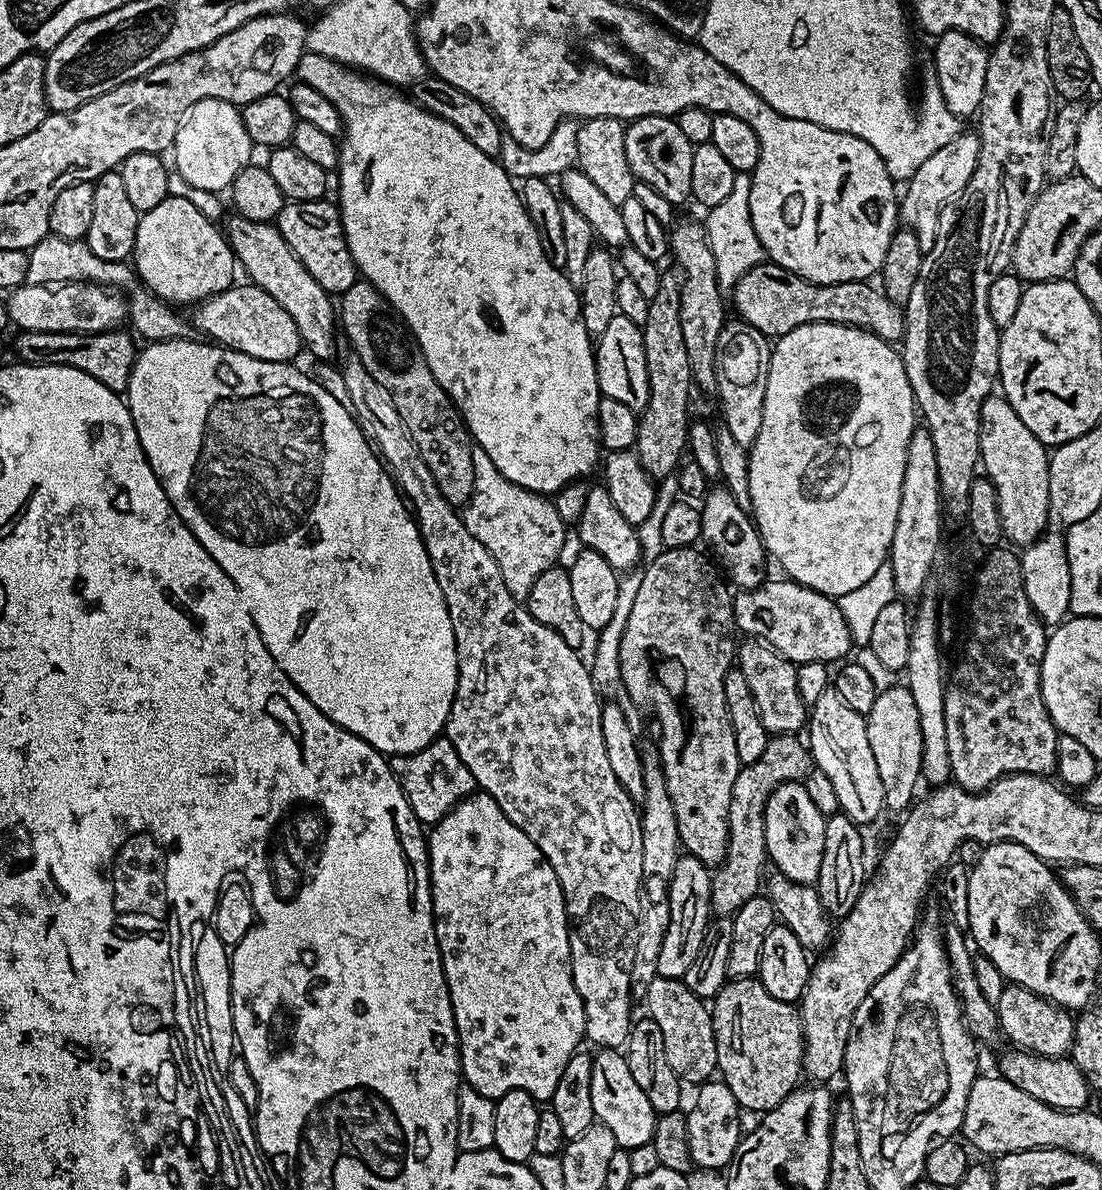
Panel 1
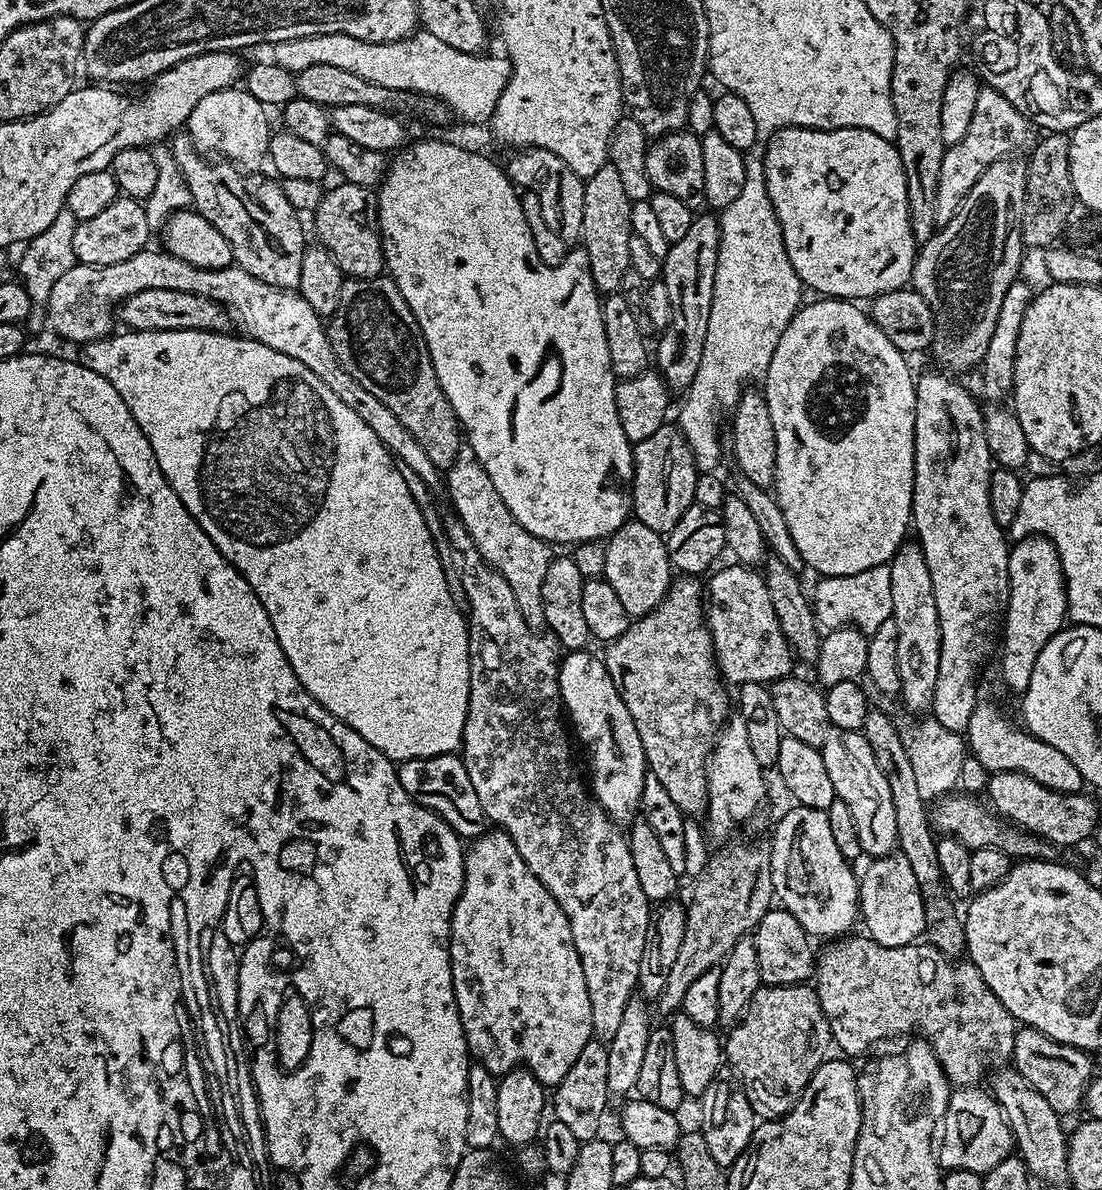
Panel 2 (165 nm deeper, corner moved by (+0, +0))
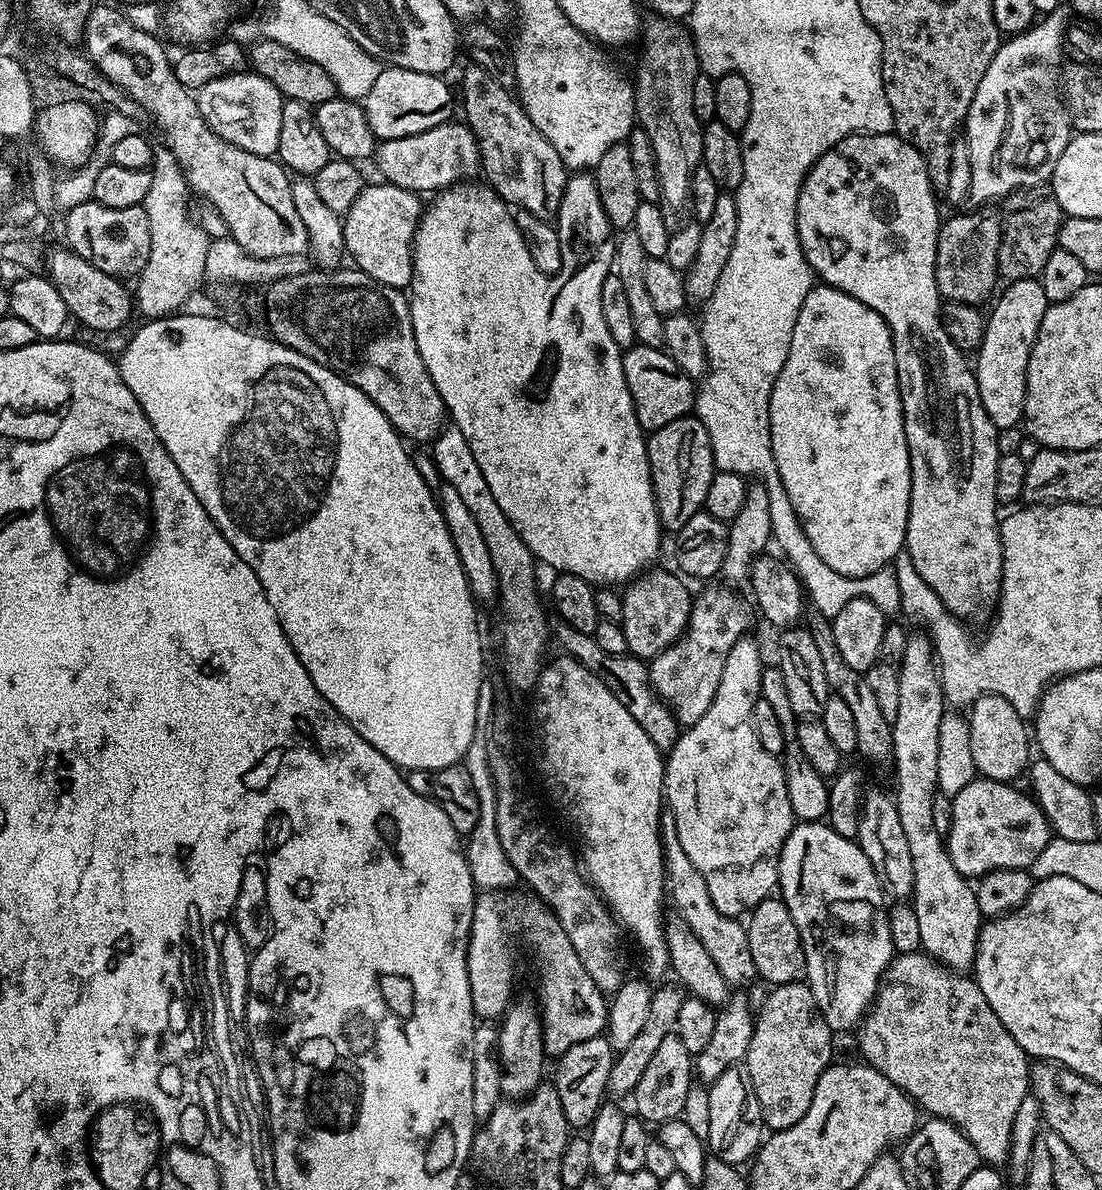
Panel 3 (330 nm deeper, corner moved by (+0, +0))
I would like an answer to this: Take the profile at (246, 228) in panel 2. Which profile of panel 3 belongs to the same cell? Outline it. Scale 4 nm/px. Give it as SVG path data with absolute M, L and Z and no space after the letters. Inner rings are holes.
M97 3L84 27L82 44L100 73L156 119L168 139L167 151L180 163L189 189L205 196L221 214L229 237L260 259L287 261L290 256L305 255L308 234L295 210L293 181L284 165L271 156L250 154L218 135L202 118L197 97L178 82L173 61L156 39L153 33L138 30L121 9Z

